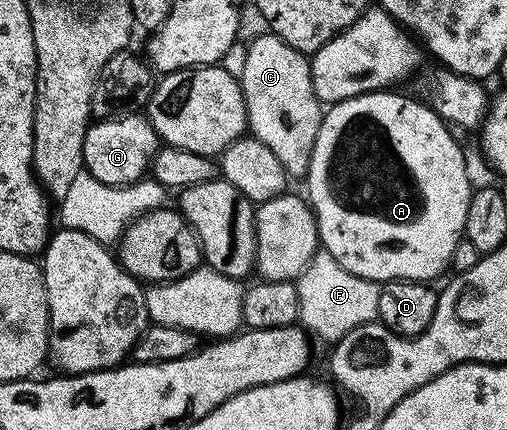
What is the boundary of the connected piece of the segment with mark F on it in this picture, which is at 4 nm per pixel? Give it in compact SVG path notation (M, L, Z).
M322 249L316 251L294 284L299 302L298 326L312 336L320 335L327 345L334 345L345 333L378 320L380 284L373 279L357 277L357 273L349 273L349 269L345 269L345 265L341 265L333 253Z

